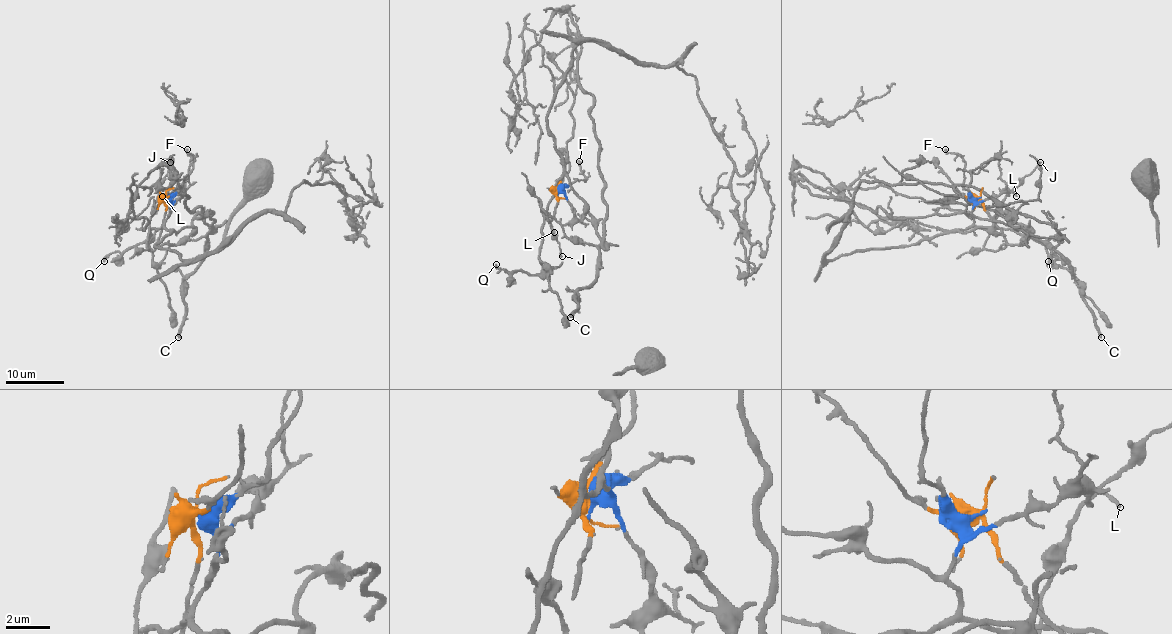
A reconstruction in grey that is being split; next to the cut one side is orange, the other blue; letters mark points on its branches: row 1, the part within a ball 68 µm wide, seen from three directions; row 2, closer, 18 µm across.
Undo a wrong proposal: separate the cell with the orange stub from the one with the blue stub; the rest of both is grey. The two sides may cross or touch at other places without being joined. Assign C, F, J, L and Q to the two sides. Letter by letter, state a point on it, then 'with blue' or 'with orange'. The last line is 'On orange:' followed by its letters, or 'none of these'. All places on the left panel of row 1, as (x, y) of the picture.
C: place (178, 337); with orange
F: place (187, 149); with blue
J: place (170, 162); with orange
L: place (162, 196); with orange
Q: place (104, 261); with blue
On orange: C, J, L

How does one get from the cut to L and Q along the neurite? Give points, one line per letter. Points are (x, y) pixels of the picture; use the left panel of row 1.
L: (164, 197), (163, 228), (157, 247), (151, 251), (146, 245), (152, 207), (158, 194), (163, 195)
Q: (166, 197), (171, 206), (168, 216), (151, 229), (146, 242), (148, 238), (110, 252), (104, 261)

